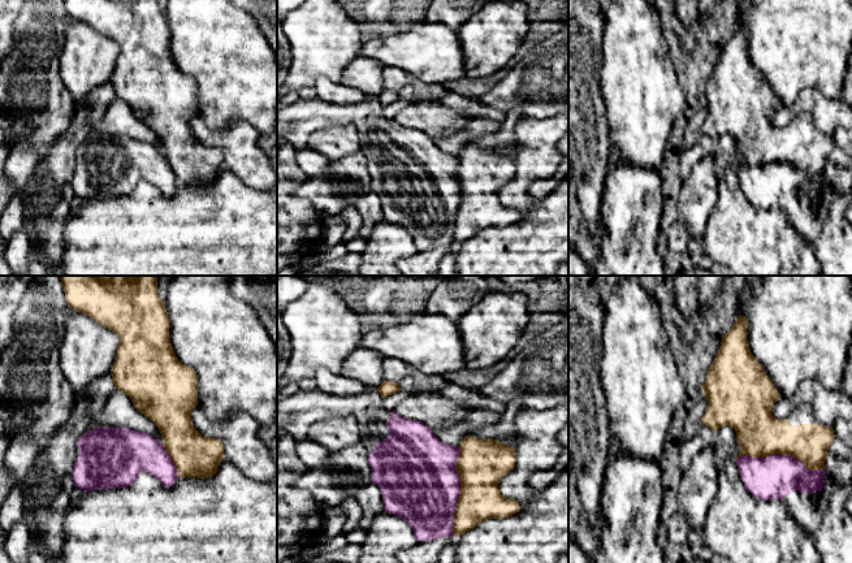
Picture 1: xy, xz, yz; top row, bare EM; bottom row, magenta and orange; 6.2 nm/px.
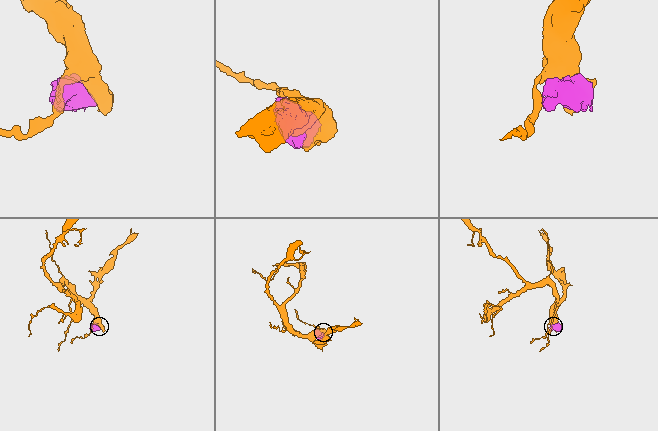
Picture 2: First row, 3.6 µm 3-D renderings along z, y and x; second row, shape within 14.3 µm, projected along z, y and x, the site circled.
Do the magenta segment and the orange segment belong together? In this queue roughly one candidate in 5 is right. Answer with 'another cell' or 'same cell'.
another cell

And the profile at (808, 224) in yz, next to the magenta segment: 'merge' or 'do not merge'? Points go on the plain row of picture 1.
merge

